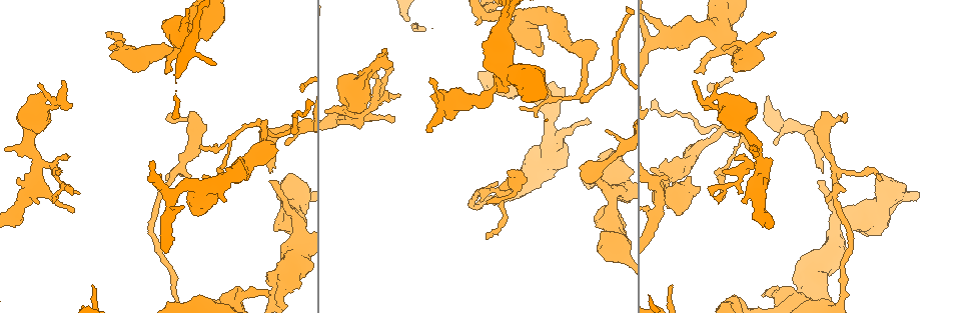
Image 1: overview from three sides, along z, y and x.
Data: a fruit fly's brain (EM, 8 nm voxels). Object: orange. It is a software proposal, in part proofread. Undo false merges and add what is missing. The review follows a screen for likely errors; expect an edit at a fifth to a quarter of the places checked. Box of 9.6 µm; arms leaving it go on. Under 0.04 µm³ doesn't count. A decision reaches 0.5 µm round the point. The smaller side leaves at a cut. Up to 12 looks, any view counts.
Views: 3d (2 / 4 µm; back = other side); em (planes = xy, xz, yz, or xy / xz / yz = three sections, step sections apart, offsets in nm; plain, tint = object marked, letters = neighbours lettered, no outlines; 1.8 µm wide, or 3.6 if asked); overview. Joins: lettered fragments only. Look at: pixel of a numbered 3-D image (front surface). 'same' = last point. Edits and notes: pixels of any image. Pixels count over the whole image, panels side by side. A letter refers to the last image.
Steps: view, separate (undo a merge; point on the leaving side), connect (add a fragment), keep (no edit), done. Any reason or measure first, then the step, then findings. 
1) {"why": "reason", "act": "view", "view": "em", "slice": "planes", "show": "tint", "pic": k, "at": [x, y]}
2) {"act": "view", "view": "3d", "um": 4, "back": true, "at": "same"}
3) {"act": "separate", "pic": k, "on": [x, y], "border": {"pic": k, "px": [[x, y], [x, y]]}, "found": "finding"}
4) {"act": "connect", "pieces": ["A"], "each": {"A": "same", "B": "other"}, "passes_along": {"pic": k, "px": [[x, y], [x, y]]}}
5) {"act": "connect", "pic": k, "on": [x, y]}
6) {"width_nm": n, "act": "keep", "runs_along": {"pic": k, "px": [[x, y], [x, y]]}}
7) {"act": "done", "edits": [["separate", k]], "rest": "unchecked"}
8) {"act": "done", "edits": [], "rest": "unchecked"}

{"why": "calibre changes", "act": "view", "view": "3d", "um": 2, "pic": 1, "at": [176, 300]}

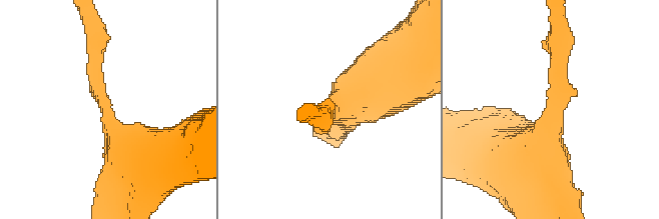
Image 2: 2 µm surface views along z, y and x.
{"arm_widths_nm": [180, 600], "why": "now the EM", "act": "view", "view": "em", "slice": "yz", "step": 4, "show": "letters", "pic": 2, "at": [553, 103]}

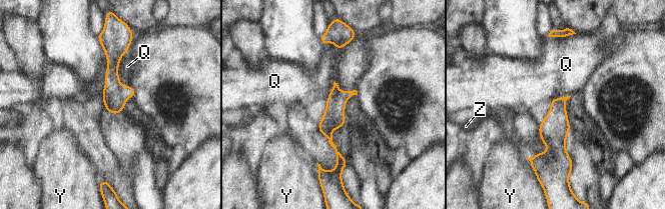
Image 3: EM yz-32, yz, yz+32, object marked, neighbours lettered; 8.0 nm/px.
{"why": "another direction", "act": "view", "view": "em", "slice": "planes", "show": "letters", "at": "same"}

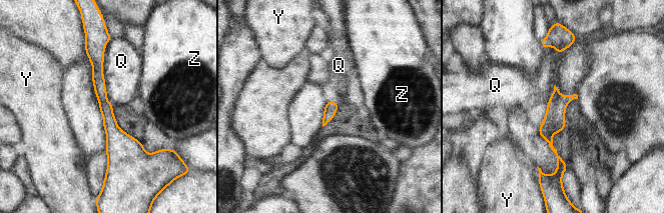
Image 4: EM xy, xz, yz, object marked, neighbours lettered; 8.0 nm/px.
{"act": "keep", "each": {"Q": "other", "Y": "other", "Z": "other"}, "border": {"pic": 4, "px": [[109, 40], [102, 73], [113, 105]]}, "found": "all the same neuron"}

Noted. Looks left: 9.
{"why": "an open end", "act": "view", "view": "em", "slice": "xy", "step": 8, "show": "letters", "pic": 1, "at": [707, 104]}

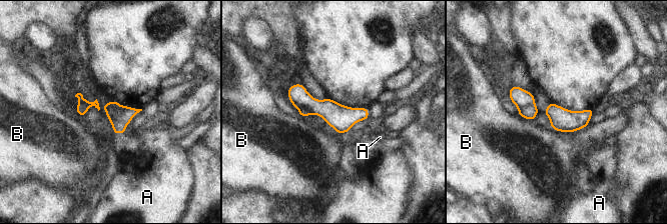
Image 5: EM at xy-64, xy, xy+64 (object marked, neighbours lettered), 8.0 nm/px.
{"act": "view", "view": "em", "slice": "xz", "step": 8, "show": "letters", "at": "same"}

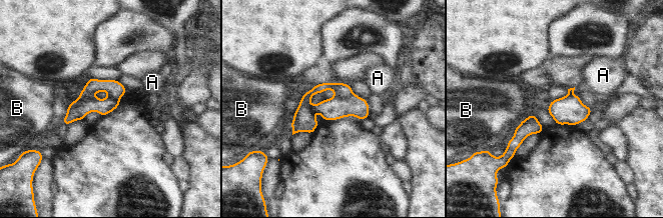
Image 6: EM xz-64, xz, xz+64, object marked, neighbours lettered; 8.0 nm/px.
{"width_nm": 140, "act": "keep", "each": {"A": "other", "B": "other"}, "found": "none of them fits"}

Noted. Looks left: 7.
{"why": "thick turns thin", "act": "view", "view": "3d", "um": 4, "pic": 1, "at": [201, 192]}

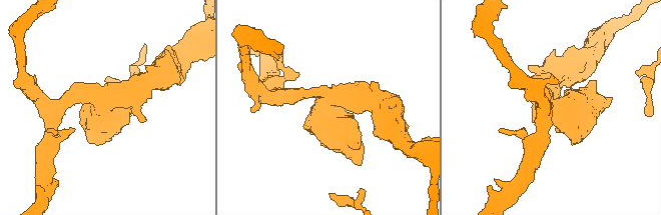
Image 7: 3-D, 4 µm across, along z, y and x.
{"arms": 4, "act": "view", "view": "em", "um": 3.6, "slice": "xz", "step": 4, "show": "tint", "pic": 7, "at": [330, 100]}

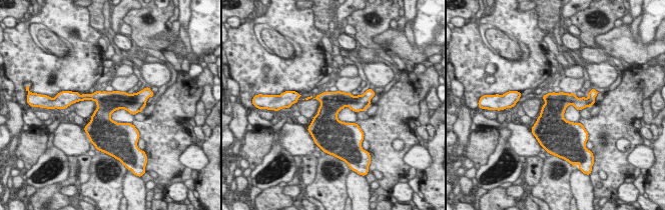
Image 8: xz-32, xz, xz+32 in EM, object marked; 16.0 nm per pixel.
{"act": "view", "view": "em", "um": 3.6, "slice": "xy", "step": 4, "show": "letters", "at": "same"}

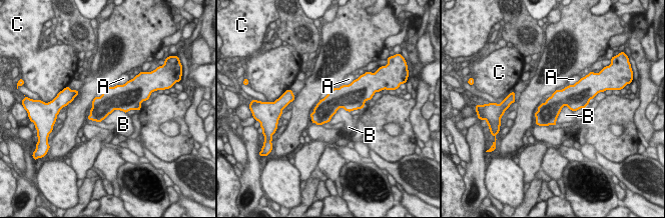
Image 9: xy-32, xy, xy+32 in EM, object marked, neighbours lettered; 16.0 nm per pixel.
{"longest_contact_nm": ["B", 360], "act": "keep", "each": {"A": "other", "B": "other", "C": "other"}, "border": {"pic": 9, "px": [[567, 105], [562, 108], [556, 123]]}, "found": "continuous, no second neuron"}

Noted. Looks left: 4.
{"why": "branch stops here", "act": "view", "view": "em", "slice": "xy", "step": 16, "show": "letters", "pic": 1, "at": [522, 108]}

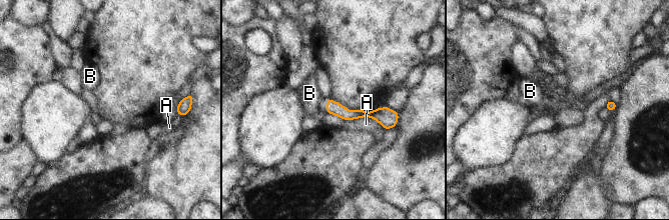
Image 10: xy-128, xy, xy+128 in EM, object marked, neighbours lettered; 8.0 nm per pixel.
{"act": "keep", "each": {"A": "other", "B": "other"}, "border": {"pic": 10, "px": [[326, 113], [371, 117], [385, 130]]}, "found": "no lettered fragment goes on from it"}

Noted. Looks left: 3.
{"why": "tapers out", "act": "view", "view": "3d", "um": 4, "pic": 1, "at": [386, 92]}

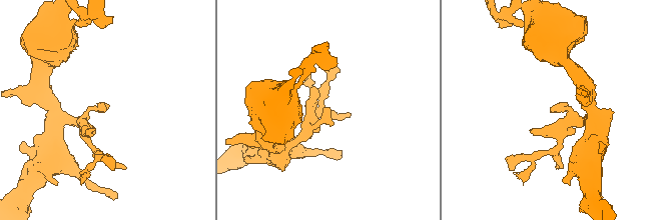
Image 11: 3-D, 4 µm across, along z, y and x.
{"act": "view", "view": "em", "slice": "planes", "show": "letters", "pic": 11, "at": [101, 111]}

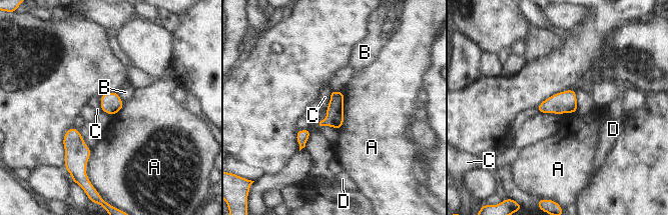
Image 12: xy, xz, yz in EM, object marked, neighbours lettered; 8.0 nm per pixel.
{"longest_contact_nm": ["A", 300], "act": "keep", "each": {"A": "other", "B": "other", "C": "other", "D": "other"}, "border": {"pic": 12, "px": [[344, 92], [344, 123], [338, 129]]}, "found": "no lettered fragment goes on from it"}

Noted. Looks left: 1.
{"act": "done", "edits": [], "rest": "unchecked"}

